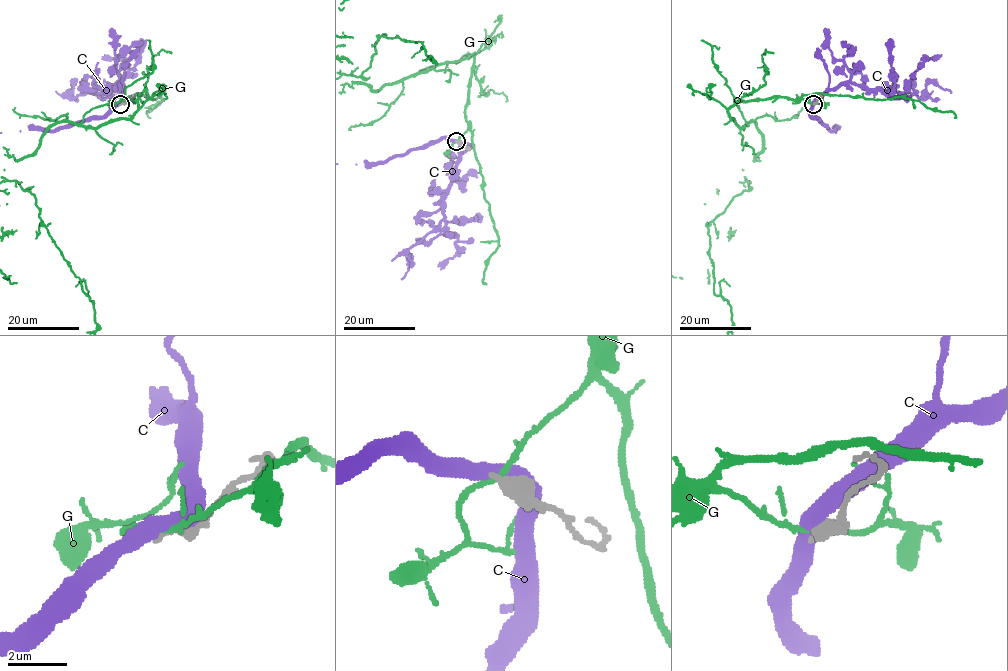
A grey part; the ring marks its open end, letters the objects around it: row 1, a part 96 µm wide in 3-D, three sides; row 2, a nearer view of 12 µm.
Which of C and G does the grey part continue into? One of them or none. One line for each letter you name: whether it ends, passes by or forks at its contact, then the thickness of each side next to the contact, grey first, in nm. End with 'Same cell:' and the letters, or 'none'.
Same cell: none

